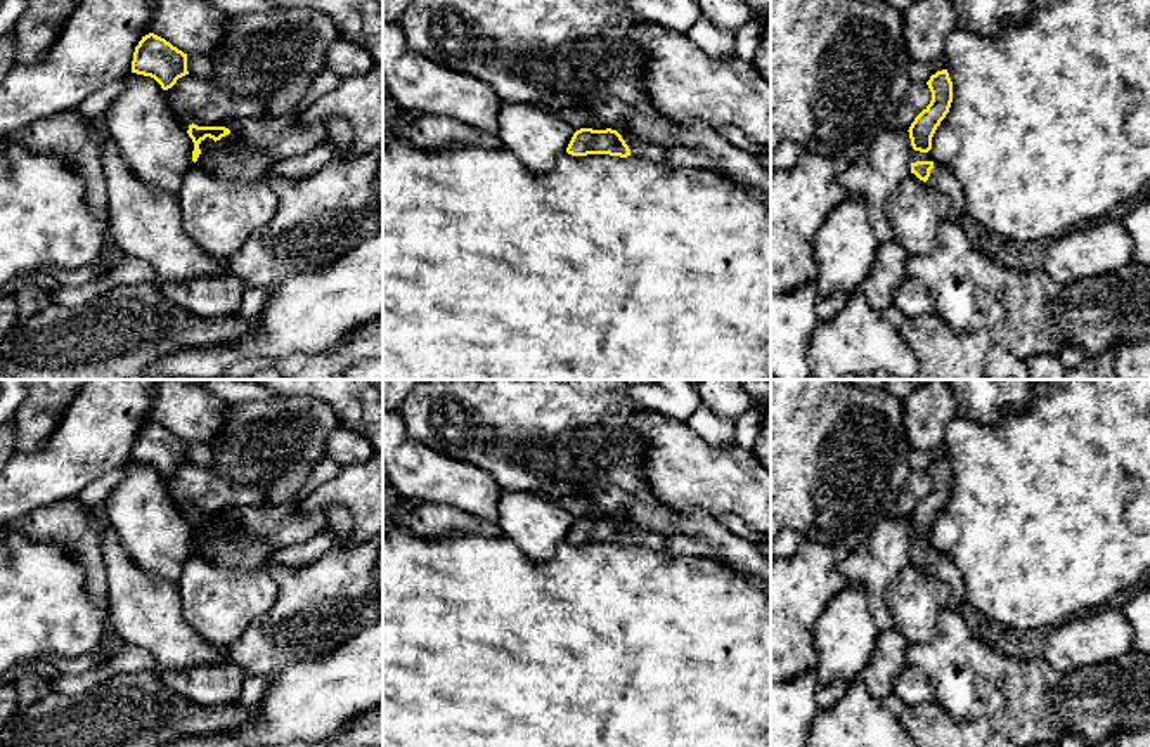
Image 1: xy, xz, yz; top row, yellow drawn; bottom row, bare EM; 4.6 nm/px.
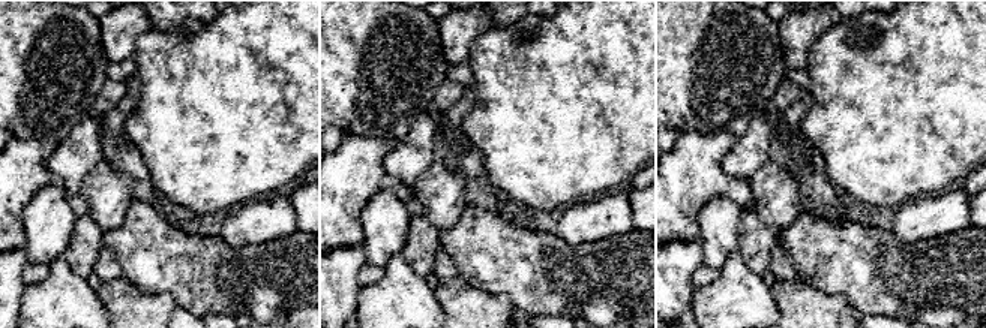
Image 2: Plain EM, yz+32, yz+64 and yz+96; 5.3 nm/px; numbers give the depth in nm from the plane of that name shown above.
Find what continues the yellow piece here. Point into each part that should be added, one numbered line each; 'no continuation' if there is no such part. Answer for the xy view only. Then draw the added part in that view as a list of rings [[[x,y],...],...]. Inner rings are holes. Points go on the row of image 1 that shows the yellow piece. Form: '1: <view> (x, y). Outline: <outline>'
1: xy (232, 158). Outline: [[[239,128],[216,140],[210,156],[215,175],[223,180],[272,180],[272,168],[277,165],[272,156],[262,154],[258,149],[249,147]]]

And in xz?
1: xz (641, 149). Outline: [[[630,128],[617,130],[630,149],[630,158],[636,161],[649,161],[665,165],[667,147],[648,139],[641,139]]]

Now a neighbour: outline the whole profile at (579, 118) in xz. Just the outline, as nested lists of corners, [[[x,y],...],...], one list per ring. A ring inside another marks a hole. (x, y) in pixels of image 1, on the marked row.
[[[544,107],[549,113],[556,113],[561,120],[565,120],[575,130],[591,128],[591,114],[585,107],[570,107],[570,109],[552,109]]]

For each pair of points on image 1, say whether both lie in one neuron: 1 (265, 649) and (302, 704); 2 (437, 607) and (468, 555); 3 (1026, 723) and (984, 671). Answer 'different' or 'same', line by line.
1: different
2: same
3: same

